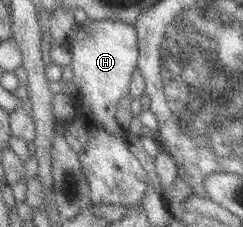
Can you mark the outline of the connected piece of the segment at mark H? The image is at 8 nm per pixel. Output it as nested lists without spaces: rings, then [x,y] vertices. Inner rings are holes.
[[[86,18],[77,25],[74,37],[66,48],[70,50],[69,67],[74,84],[74,115],[66,120],[63,137],[76,153],[84,173],[91,205],[137,204],[146,188],[146,173],[131,153],[126,130],[116,122],[118,101],[126,97],[131,74],[136,69],[137,36],[133,25],[122,21],[99,21]]]

